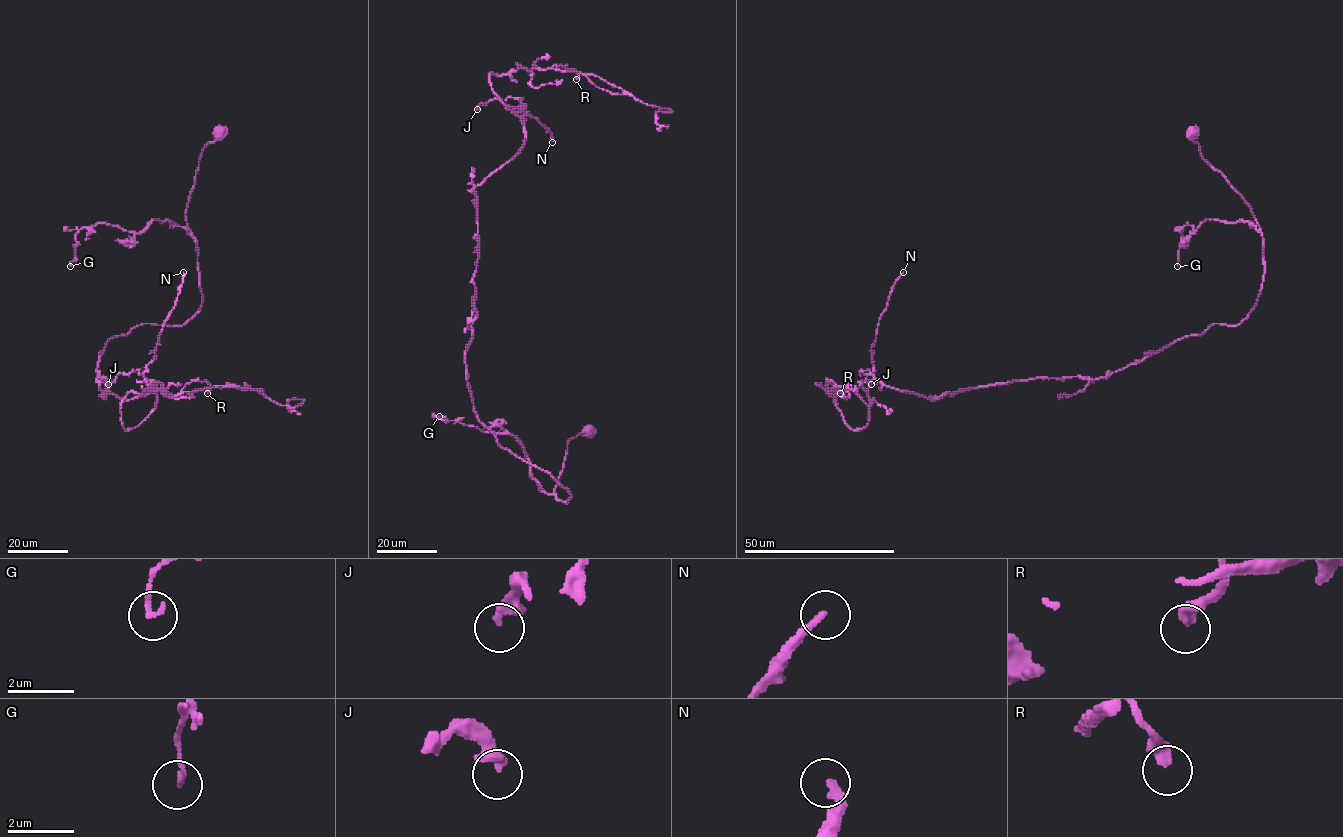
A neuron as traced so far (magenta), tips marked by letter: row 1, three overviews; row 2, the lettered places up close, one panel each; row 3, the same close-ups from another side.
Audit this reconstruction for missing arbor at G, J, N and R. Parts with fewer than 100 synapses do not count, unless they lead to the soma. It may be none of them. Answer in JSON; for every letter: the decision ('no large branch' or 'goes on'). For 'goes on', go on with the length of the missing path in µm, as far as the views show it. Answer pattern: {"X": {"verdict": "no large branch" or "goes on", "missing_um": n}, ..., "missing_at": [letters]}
{"G": {"verdict": "no large branch"}, "J": {"verdict": "no large branch"}, "N": {"verdict": "goes on", "missing_um": 140}, "R": {"verdict": "no large branch"}, "missing_at": ["N"]}

